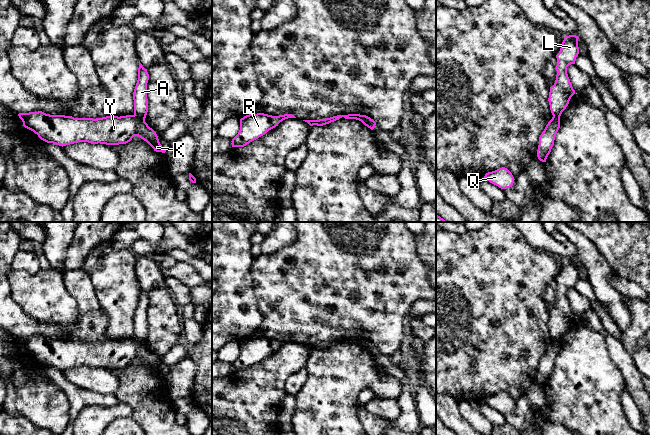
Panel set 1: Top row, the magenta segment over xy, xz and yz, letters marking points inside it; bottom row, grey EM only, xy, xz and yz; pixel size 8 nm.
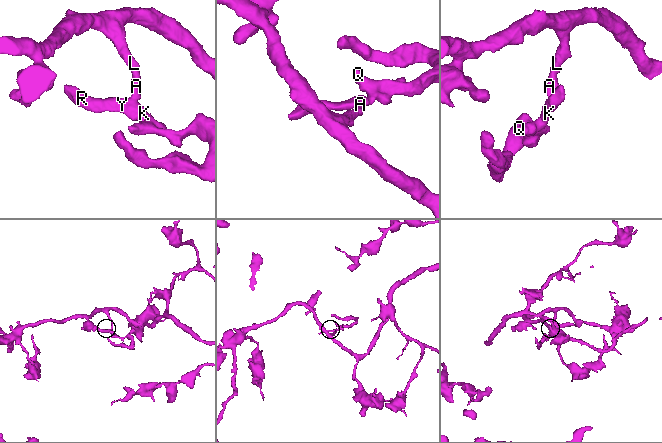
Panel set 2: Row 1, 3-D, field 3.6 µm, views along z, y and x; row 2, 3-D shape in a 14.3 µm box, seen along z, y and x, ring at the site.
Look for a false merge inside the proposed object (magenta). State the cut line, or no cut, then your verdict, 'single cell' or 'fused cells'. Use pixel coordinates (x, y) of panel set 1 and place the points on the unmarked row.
xy (134, 338), (144, 344) | fused cells

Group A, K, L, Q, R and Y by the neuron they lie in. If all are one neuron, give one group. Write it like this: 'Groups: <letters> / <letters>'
Groups: A L / K Q R Y

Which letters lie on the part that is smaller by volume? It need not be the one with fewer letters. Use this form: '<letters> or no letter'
K, Q, R, Y

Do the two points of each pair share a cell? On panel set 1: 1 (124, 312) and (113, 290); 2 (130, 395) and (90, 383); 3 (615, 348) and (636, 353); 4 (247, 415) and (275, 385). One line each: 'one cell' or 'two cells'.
1: one cell
2: two cells
3: two cells
4: one cell

